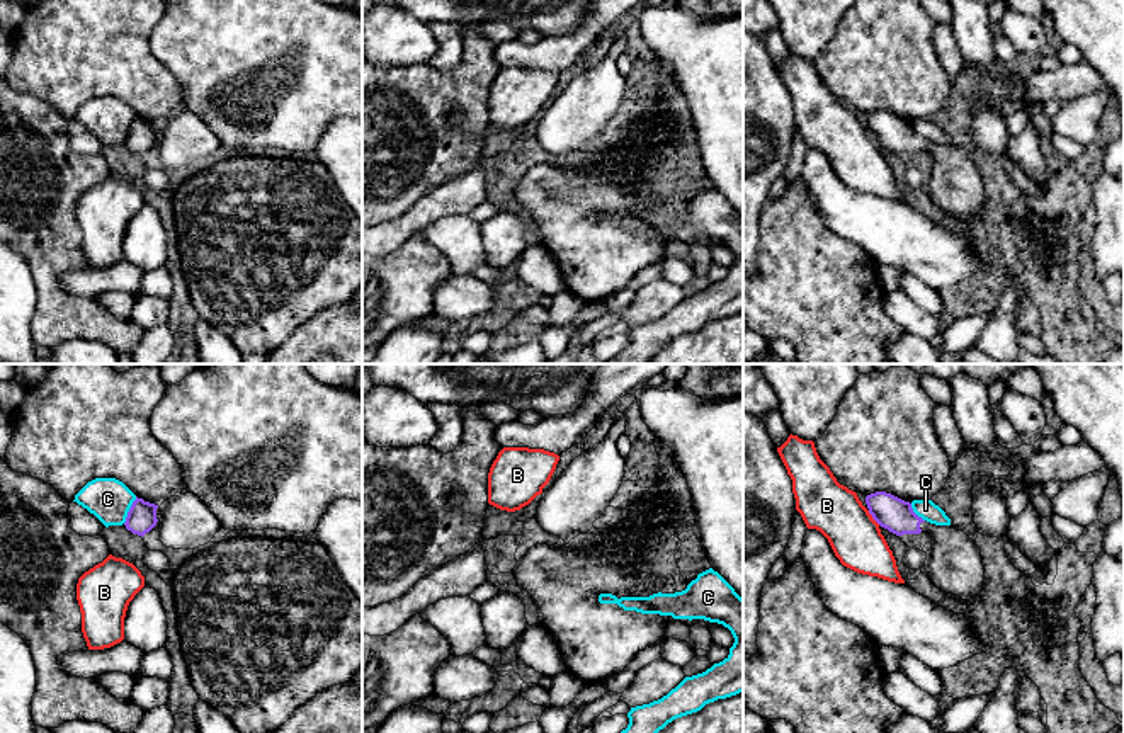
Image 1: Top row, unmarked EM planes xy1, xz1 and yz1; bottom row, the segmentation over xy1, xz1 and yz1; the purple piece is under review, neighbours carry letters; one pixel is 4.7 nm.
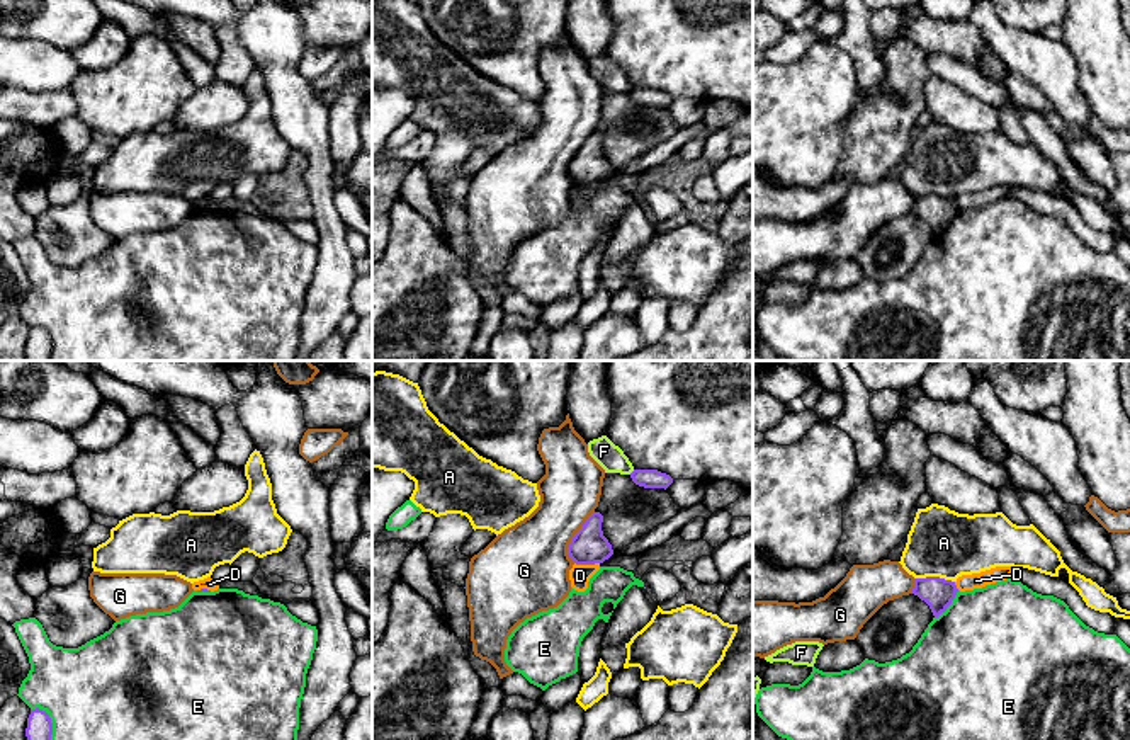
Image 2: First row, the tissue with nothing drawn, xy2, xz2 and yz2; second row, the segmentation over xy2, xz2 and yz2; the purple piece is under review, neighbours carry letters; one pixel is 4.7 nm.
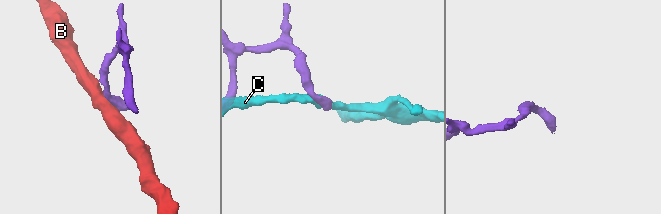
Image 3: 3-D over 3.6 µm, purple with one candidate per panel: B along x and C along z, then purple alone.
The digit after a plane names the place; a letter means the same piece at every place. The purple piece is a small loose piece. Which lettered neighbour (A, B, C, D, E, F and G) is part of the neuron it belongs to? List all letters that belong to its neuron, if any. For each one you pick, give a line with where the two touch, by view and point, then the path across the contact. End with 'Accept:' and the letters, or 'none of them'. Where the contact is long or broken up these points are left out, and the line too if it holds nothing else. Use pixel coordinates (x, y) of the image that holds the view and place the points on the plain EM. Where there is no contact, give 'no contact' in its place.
Accept: none of them

